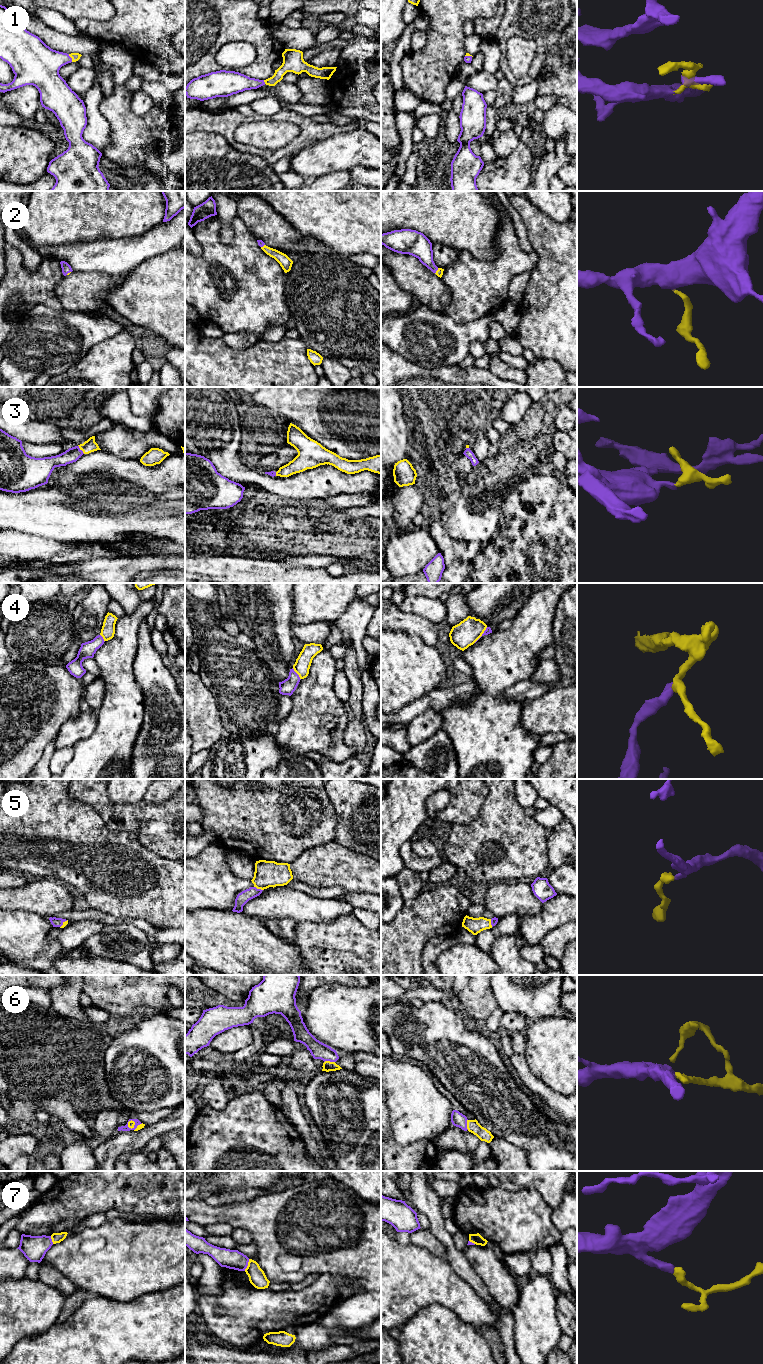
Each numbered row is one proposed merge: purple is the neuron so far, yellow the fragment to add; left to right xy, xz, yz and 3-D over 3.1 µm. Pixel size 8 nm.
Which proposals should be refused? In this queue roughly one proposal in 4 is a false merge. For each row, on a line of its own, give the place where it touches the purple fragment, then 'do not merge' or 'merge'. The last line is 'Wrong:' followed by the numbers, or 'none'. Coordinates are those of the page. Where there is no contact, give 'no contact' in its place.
1: xy (71, 58) | merge
2: yz (436, 270) | merge
3: xy (79, 449) | merge
4: xz (297, 674) | do not merge
5: xz (258, 889) | merge
6: xz (329, 1060) | merge
7: xz (247, 1265) | do not merge
Wrong: 4, 7

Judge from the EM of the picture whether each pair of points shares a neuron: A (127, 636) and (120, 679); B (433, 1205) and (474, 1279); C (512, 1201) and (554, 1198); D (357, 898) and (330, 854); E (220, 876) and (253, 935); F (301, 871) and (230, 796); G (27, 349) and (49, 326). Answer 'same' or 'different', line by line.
A: same
B: same
C: different
D: different
E: different
F: different
G: same

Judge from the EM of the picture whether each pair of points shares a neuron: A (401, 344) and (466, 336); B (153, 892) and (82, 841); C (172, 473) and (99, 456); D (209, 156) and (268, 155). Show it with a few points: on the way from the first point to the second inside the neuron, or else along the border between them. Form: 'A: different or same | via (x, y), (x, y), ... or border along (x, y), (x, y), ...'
A: same | via (417, 340), (450, 340)
B: same | via (135, 877), (128, 870), (113, 870), (100, 859)
C: same | via (154, 473), (134, 473), (126, 469), (117, 468)
D: different | border along (234, 148), (246, 153), (259, 155), (271, 166)

